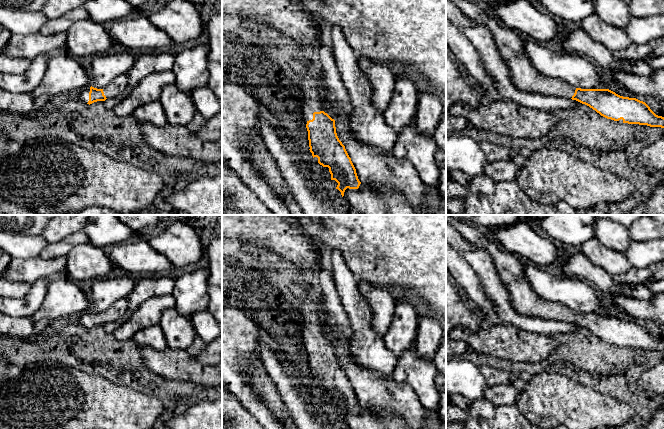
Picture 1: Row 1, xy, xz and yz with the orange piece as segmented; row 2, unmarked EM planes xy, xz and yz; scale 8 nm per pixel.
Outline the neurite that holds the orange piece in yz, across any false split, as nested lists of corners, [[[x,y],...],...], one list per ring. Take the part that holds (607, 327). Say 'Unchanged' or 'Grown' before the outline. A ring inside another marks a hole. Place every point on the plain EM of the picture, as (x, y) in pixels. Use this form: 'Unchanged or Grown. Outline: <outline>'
Grown. Outline: [[[446,215],[446,222],[473,246],[485,249],[492,256],[500,280],[508,289],[510,302],[519,314],[576,324],[614,345],[622,343],[623,347],[664,352],[664,341],[656,339],[643,325],[620,320],[609,313],[574,312],[564,304],[540,298],[523,275],[523,260],[485,236],[480,227],[456,215]]]

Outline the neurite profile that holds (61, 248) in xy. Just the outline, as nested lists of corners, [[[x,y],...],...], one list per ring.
[[[81,230],[58,242],[48,243],[41,251],[39,257],[43,259],[53,259],[61,256],[66,257],[73,247],[84,243],[89,243],[89,239],[86,233]]]

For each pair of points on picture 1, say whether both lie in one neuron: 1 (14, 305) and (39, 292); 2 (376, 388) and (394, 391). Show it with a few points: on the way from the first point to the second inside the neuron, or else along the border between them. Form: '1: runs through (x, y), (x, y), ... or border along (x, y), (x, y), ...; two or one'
1: runs through (22, 308), (28, 309), (33, 300); one
2: runs through (380, 391), (390, 391); one

